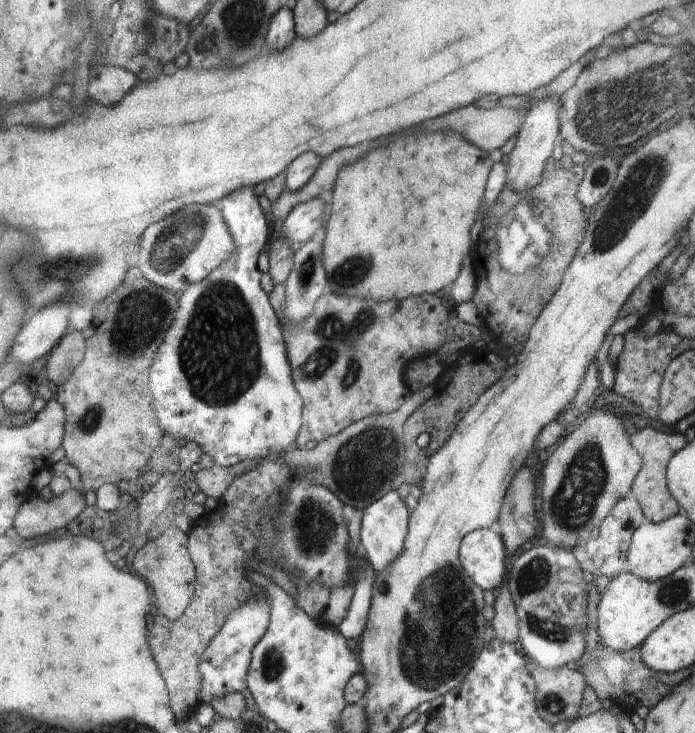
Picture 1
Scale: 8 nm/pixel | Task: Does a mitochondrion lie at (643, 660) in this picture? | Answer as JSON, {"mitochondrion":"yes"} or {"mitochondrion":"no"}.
{"mitochondrion":"no"}

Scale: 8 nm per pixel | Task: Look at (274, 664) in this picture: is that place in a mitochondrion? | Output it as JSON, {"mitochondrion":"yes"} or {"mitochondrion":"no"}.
{"mitochondrion":"yes"}

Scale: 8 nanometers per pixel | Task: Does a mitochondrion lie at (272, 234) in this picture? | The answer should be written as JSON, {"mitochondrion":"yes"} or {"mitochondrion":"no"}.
{"mitochondrion":"no"}

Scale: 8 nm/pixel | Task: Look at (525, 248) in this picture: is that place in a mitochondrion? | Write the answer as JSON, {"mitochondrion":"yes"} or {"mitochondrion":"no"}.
{"mitochondrion":"yes"}

